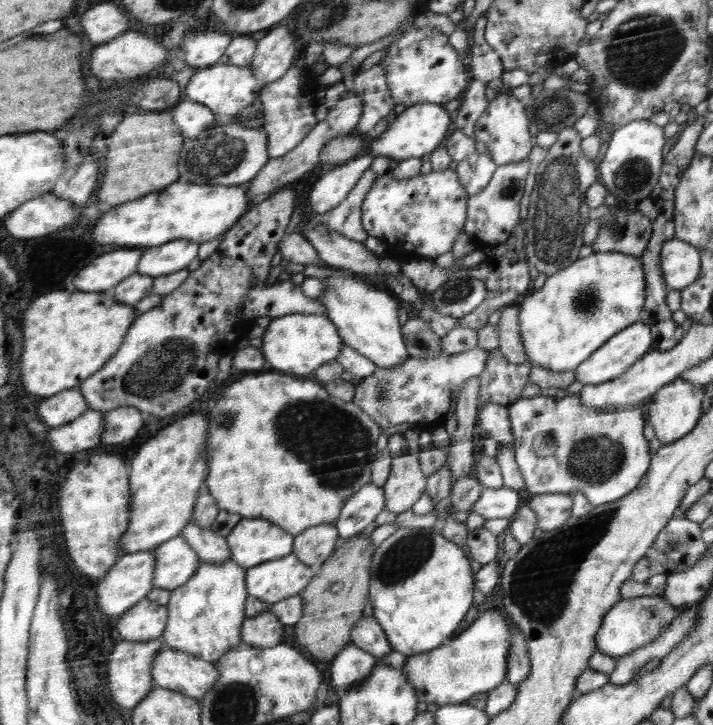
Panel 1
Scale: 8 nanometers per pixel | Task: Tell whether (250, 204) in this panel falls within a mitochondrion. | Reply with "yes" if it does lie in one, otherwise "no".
no

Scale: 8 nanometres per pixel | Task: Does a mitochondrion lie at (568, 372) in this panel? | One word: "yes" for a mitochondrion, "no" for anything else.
no

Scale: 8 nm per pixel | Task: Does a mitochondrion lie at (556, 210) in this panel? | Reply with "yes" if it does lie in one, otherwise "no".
yes

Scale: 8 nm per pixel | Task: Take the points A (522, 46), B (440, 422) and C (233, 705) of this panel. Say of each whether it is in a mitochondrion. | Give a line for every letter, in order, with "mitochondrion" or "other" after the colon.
A: other
B: other
C: mitochondrion

